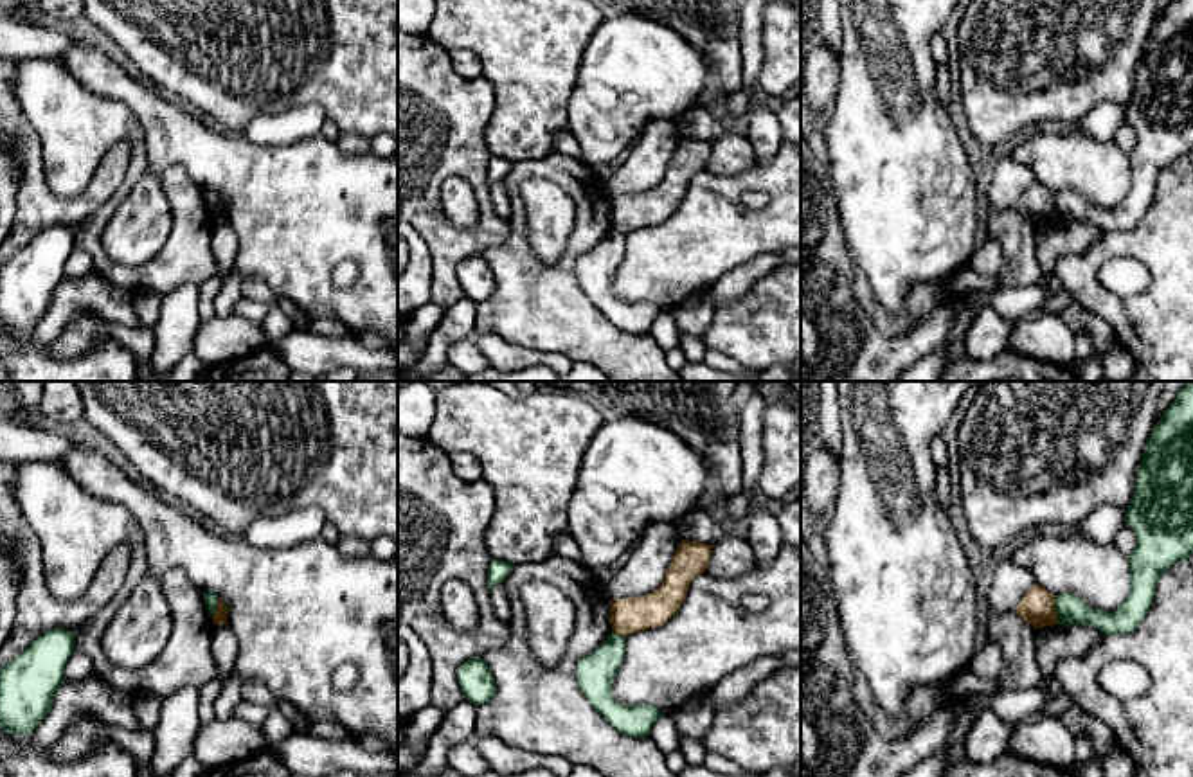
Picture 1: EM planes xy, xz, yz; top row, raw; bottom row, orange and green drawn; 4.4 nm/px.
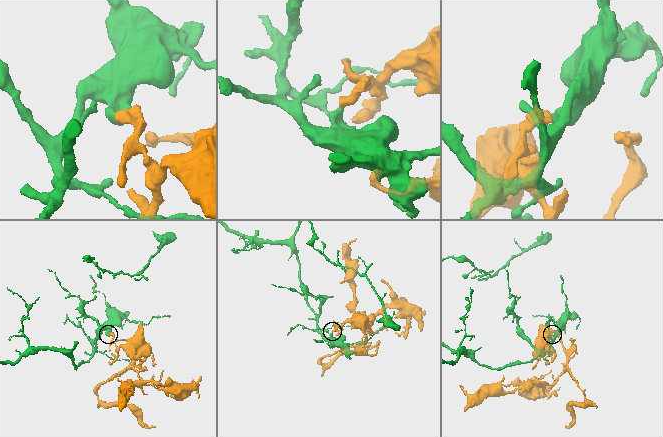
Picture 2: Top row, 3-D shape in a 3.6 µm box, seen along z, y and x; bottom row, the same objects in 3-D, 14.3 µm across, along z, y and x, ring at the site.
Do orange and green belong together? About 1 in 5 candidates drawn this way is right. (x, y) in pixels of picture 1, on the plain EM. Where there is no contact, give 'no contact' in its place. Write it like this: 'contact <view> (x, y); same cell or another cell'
contact yz (1055, 207); another cell

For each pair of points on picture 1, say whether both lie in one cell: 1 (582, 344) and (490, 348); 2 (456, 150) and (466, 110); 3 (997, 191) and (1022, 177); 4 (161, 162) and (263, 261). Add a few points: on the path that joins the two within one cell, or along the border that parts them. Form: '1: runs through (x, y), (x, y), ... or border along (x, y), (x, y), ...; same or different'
1: border along (475, 335), (495, 333), (524, 348), (558, 353); different
2: runs through (456, 141), (457, 119); same
3: runs through (1003, 189), (1017, 177); same
4: runs through (197, 157), (202, 157), (263, 218), (263, 225); same

